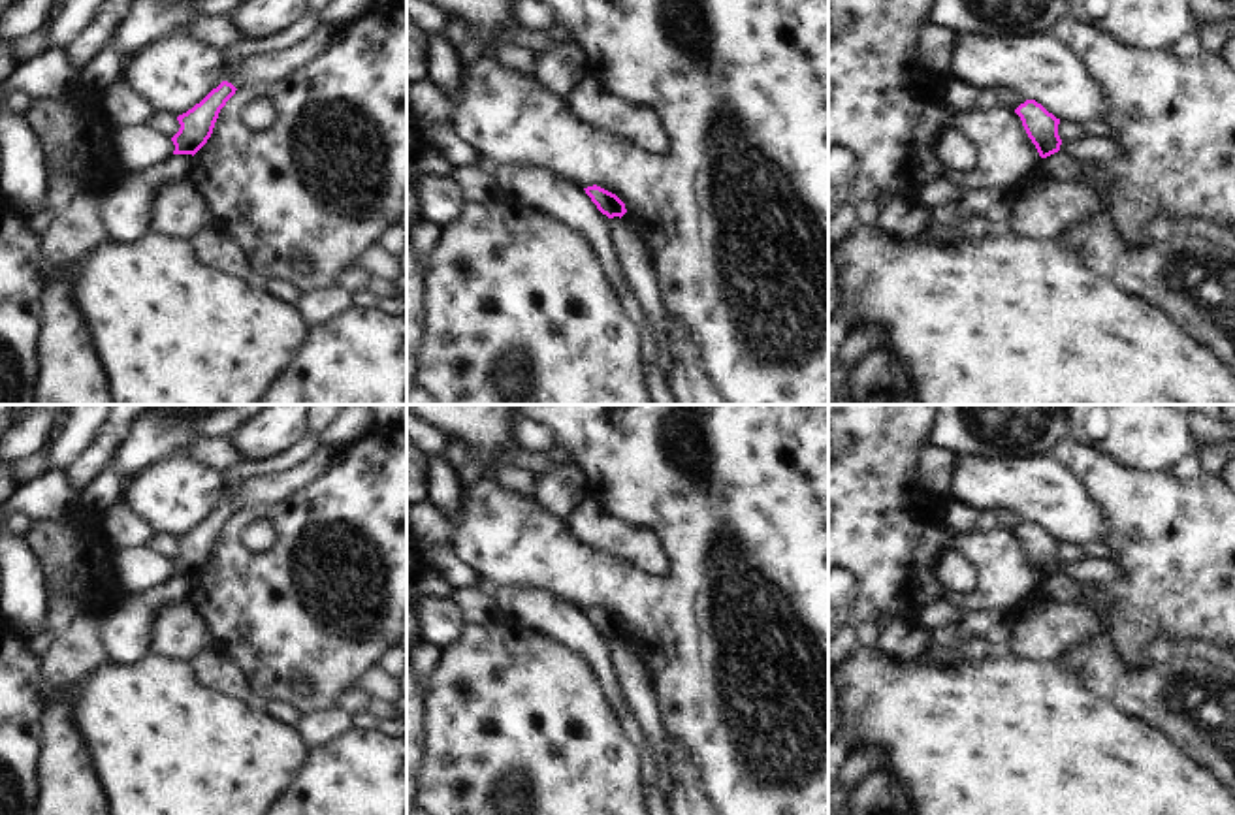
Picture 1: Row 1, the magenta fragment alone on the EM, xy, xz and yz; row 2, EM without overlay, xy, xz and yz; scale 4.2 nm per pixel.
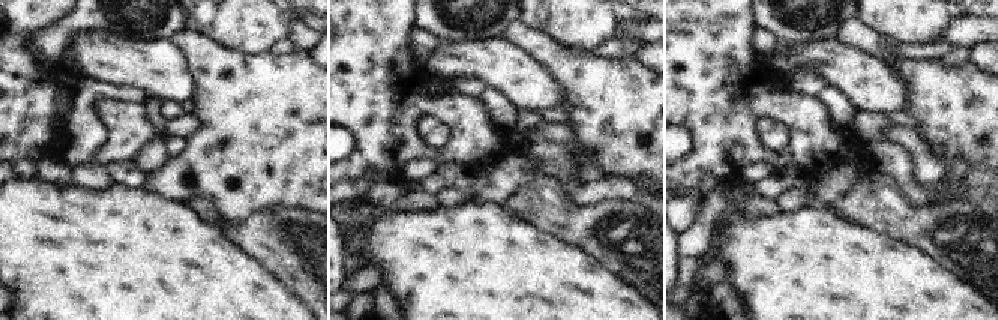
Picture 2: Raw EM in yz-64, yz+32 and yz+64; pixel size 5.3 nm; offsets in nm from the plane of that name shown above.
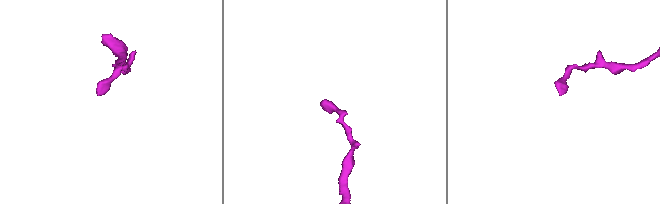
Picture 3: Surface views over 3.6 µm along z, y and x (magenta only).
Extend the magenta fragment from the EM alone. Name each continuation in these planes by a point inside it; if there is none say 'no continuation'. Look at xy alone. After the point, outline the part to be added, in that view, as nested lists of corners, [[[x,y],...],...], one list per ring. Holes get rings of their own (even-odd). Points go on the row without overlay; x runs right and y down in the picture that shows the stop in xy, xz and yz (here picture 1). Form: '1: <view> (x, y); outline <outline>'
no continuation

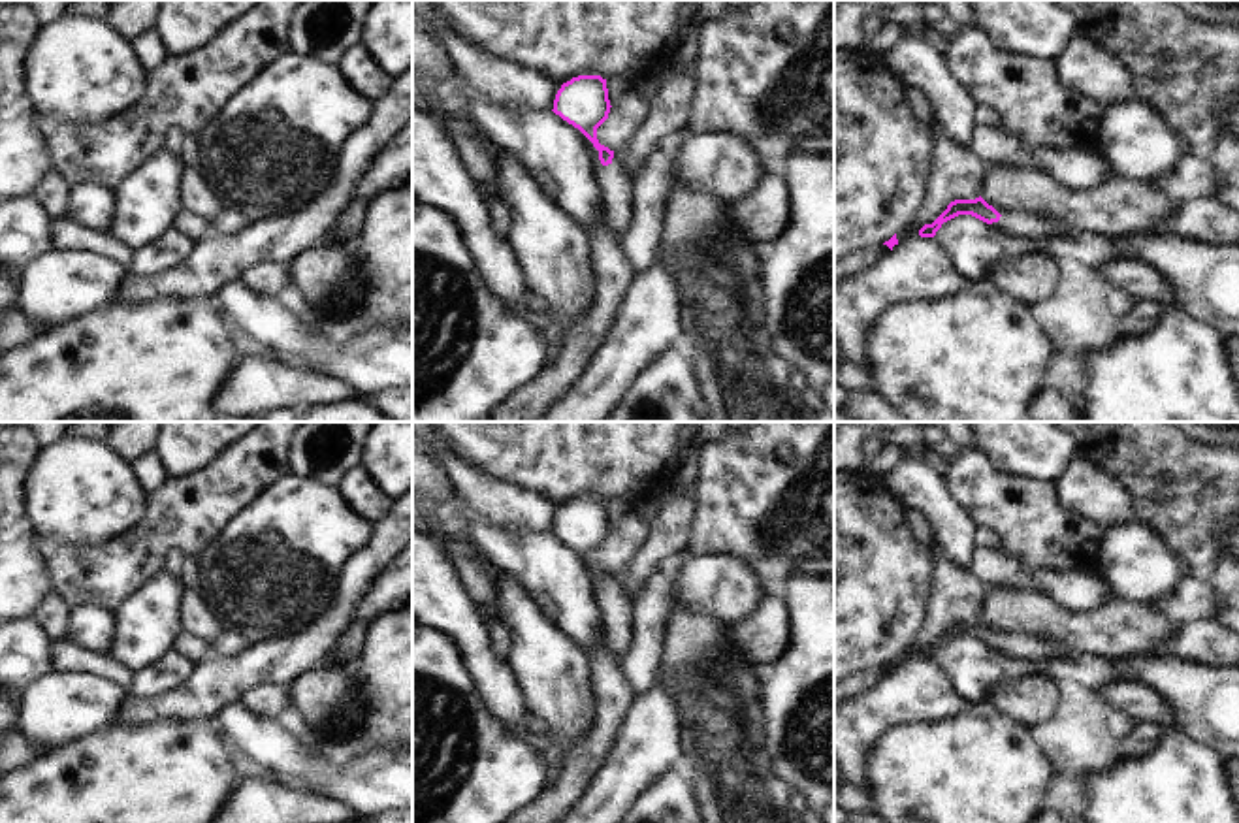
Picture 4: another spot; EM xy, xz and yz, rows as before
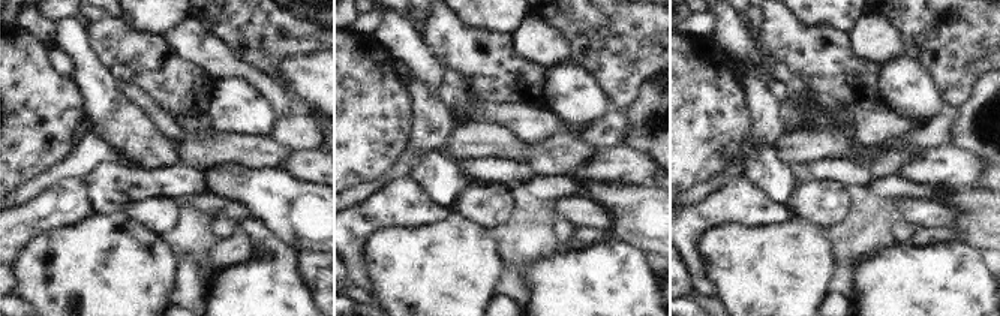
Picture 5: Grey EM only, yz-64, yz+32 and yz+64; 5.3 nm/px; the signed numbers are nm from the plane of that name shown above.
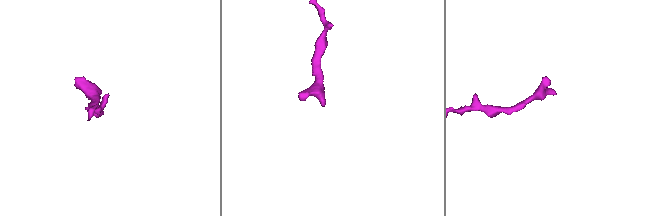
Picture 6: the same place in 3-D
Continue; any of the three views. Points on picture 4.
1: xz (618, 611); outline [[[612,586],[601,588],[599,603],[603,606],[608,640],[620,661],[625,665],[627,654],[633,650],[636,625],[635,625],[635,603],[627,599],[621,589]]]

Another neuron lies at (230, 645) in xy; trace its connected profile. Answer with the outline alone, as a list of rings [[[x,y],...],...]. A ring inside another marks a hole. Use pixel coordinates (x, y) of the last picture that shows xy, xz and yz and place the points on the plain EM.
[[[224,633],[217,642],[215,648],[218,650],[220,657],[235,659],[252,648],[252,642],[243,633]]]

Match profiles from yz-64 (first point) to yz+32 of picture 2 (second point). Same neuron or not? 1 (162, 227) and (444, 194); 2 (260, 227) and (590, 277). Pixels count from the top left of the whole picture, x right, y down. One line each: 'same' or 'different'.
1: different
2: different

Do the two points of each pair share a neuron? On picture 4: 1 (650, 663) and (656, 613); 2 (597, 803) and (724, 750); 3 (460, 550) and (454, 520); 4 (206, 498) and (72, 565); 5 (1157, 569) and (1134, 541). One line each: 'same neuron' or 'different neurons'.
1: same neuron
2: different neurons
3: different neurons
4: same neuron
5: same neuron

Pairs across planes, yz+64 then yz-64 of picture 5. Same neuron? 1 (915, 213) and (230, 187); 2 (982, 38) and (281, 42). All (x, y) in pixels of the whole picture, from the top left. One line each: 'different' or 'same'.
1: different
2: same

